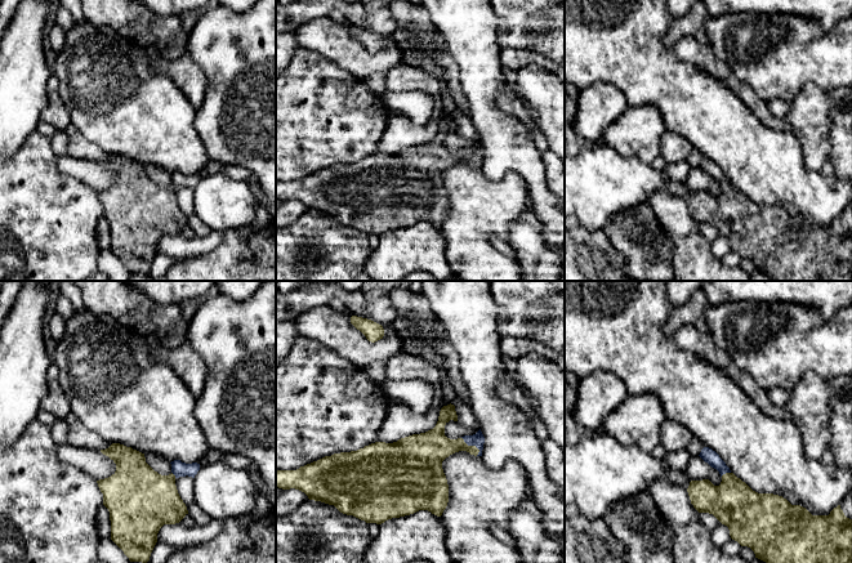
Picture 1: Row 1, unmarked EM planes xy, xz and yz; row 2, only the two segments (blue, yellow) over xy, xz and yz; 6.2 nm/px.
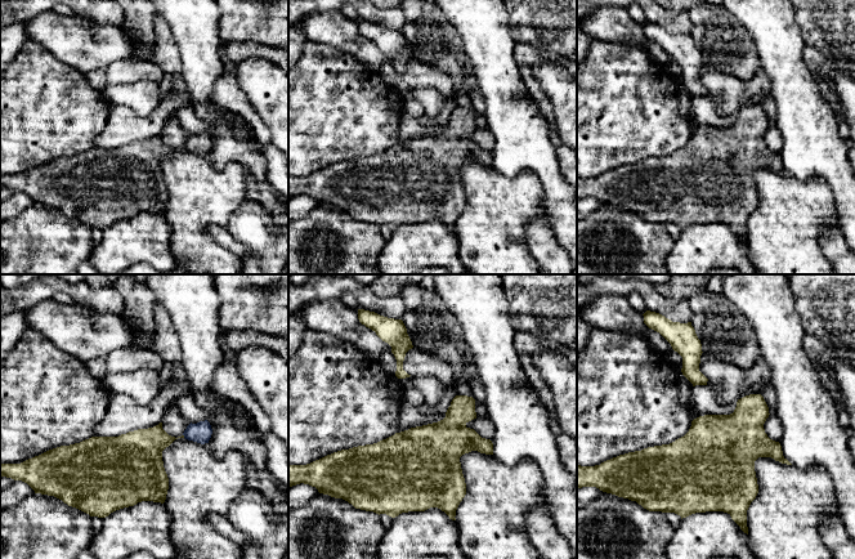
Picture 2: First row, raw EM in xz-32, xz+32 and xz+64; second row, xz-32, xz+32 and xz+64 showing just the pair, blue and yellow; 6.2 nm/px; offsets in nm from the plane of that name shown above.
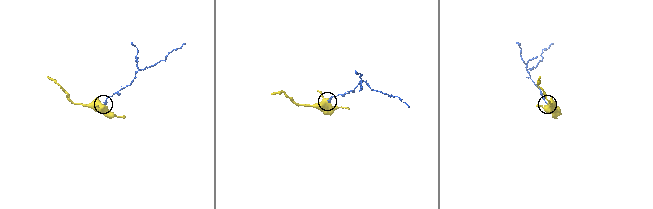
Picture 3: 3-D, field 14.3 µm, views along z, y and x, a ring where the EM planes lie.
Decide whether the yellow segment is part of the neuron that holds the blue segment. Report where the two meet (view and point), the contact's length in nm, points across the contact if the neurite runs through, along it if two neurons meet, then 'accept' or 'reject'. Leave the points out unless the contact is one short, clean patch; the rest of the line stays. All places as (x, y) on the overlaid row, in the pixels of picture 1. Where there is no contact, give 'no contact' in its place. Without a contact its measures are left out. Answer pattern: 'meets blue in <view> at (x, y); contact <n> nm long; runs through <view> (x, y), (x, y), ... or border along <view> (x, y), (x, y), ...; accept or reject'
meets blue in xz at (472, 445); contact 160 nm long; runs through xz (477, 439), (472, 445), (432, 447); accept

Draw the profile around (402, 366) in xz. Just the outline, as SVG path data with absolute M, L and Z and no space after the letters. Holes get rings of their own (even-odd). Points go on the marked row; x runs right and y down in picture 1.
M405 352L385 361L387 380L424 380L436 388L441 374L441 368L436 365Z

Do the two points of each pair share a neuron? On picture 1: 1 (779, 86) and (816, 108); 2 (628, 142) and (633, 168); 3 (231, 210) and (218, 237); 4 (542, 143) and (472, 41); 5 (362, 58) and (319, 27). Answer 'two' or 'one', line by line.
1: two
2: two
3: two
4: two
5: one

